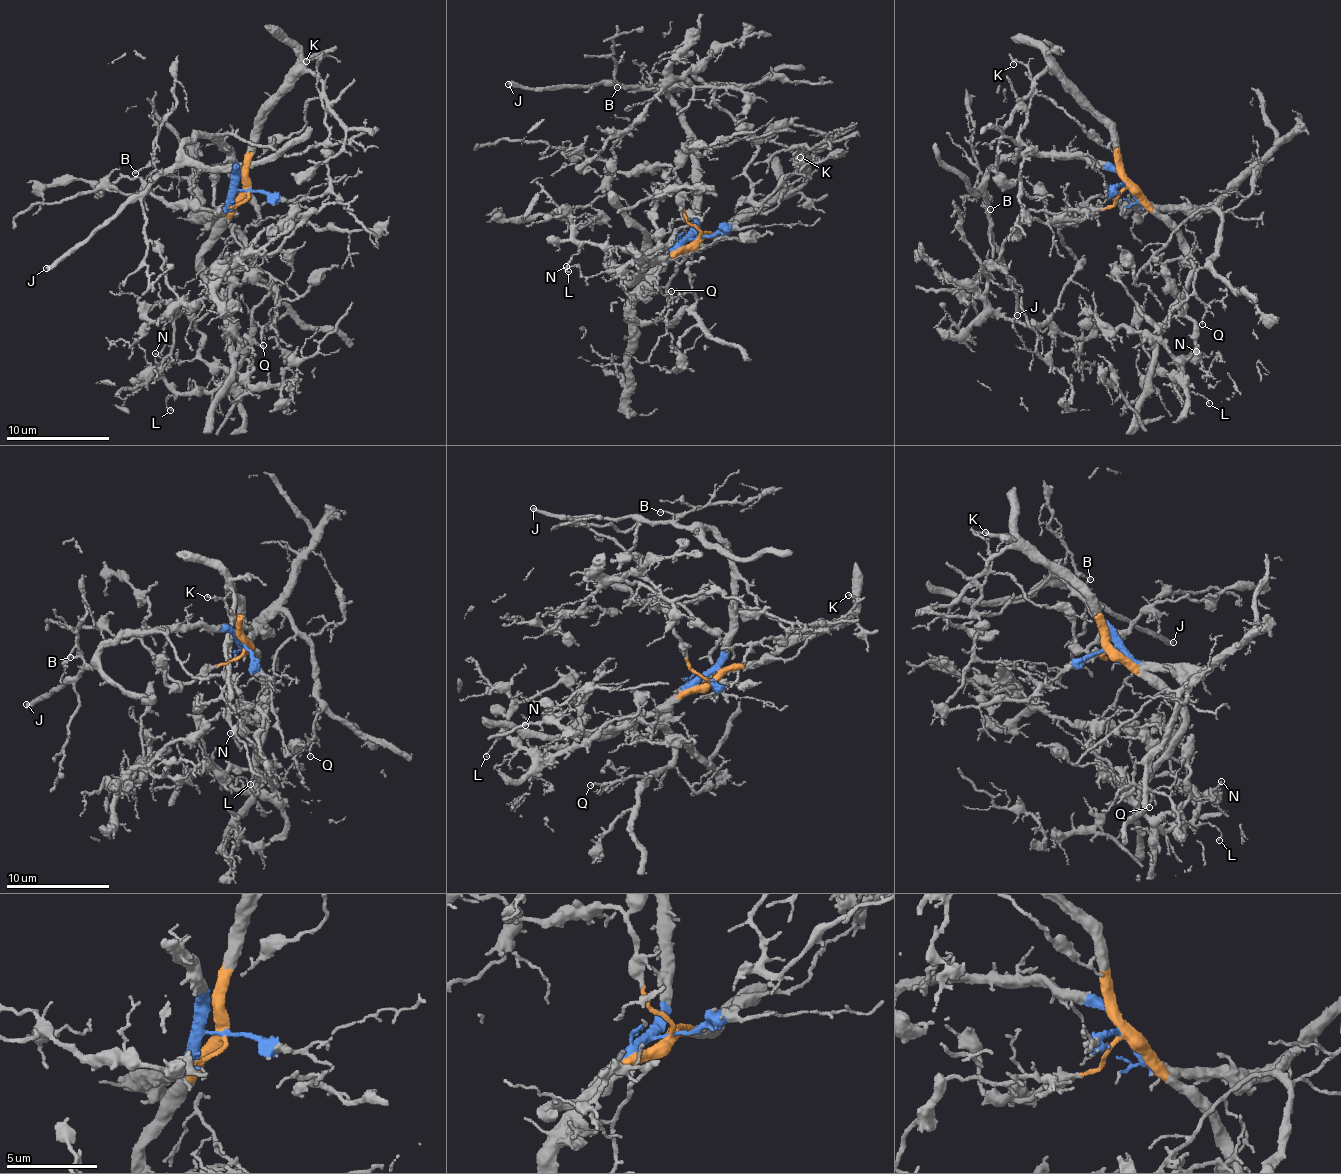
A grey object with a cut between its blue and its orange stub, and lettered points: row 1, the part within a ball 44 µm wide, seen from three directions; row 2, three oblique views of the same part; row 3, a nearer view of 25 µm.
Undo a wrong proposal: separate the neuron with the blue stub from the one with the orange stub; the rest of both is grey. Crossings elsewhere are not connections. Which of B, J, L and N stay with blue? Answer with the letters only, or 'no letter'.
B, J

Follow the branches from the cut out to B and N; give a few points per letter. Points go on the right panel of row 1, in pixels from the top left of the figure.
B: (1124, 185), (1128, 183), (1115, 171), (1080, 158), (1001, 157), (987, 175), (987, 202), (991, 209)
N: (1124, 185), (1185, 248), (1189, 285), (1175, 295), (1194, 323), (1194, 341), (1202, 358), (1195, 356), (1195, 351)

